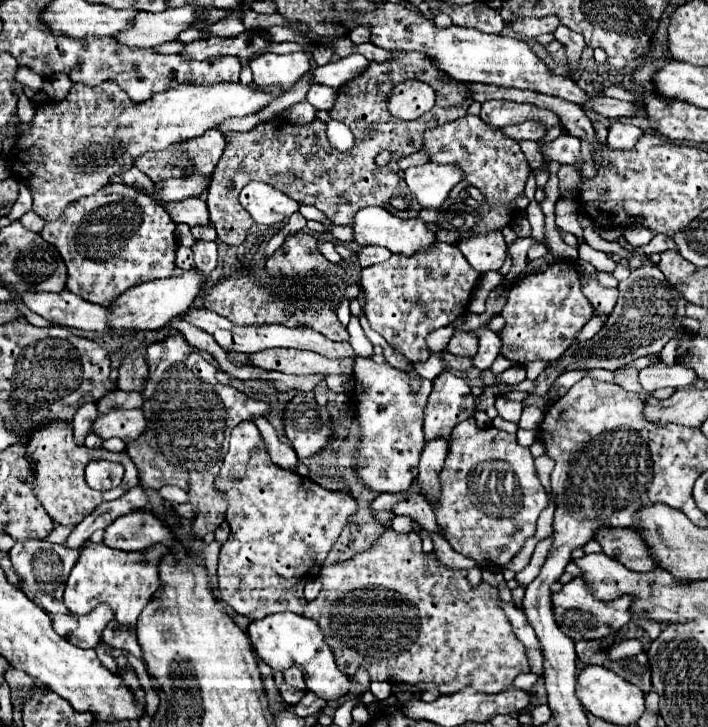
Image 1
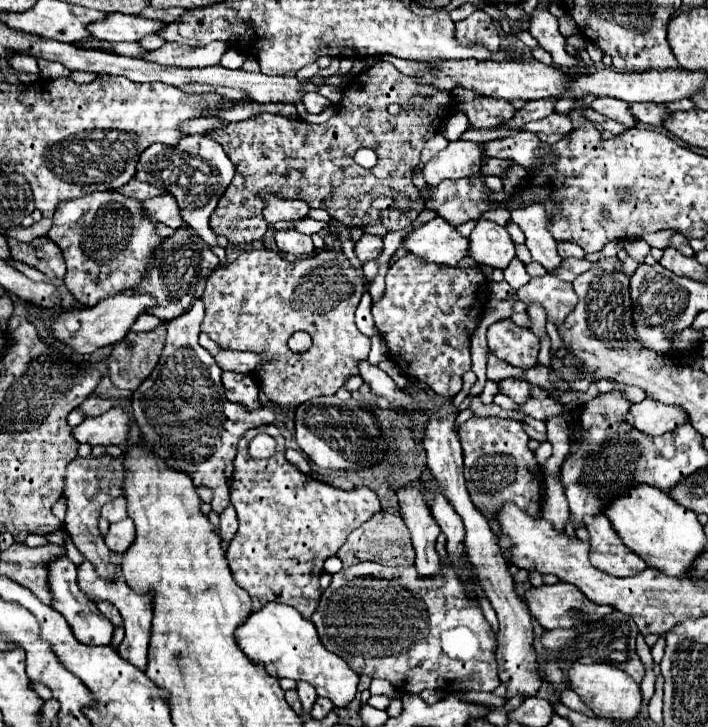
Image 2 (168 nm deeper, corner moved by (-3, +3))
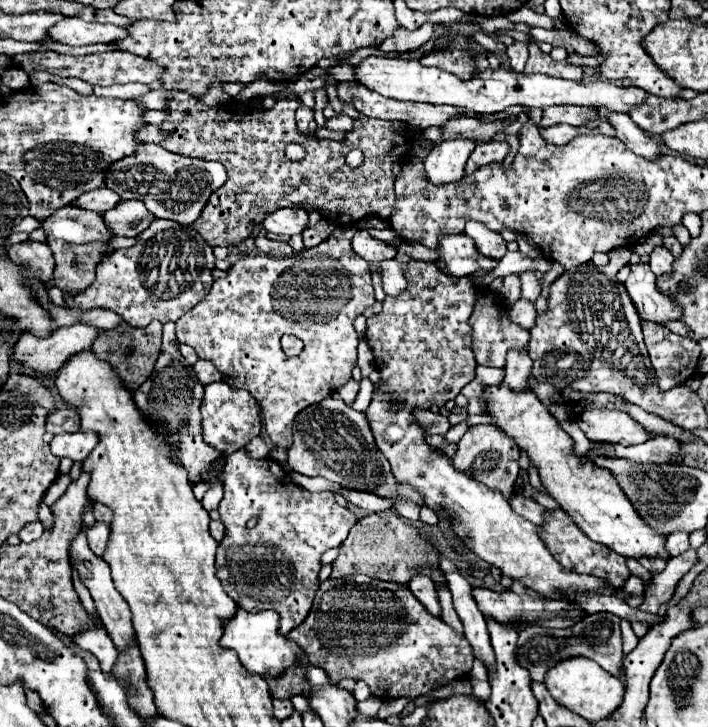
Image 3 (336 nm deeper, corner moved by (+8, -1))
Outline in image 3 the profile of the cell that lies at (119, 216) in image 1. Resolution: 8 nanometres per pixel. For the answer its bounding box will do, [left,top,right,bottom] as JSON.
[41,204,113,294]

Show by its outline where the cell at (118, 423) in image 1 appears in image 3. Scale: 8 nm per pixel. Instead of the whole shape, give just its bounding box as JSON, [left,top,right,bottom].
[51,432,99,462]

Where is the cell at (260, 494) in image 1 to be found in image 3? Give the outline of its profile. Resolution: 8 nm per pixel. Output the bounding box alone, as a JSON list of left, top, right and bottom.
[217,448,359,634]

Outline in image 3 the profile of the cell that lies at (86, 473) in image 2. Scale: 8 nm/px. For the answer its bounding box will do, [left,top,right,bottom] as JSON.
[69,530,135,652]

